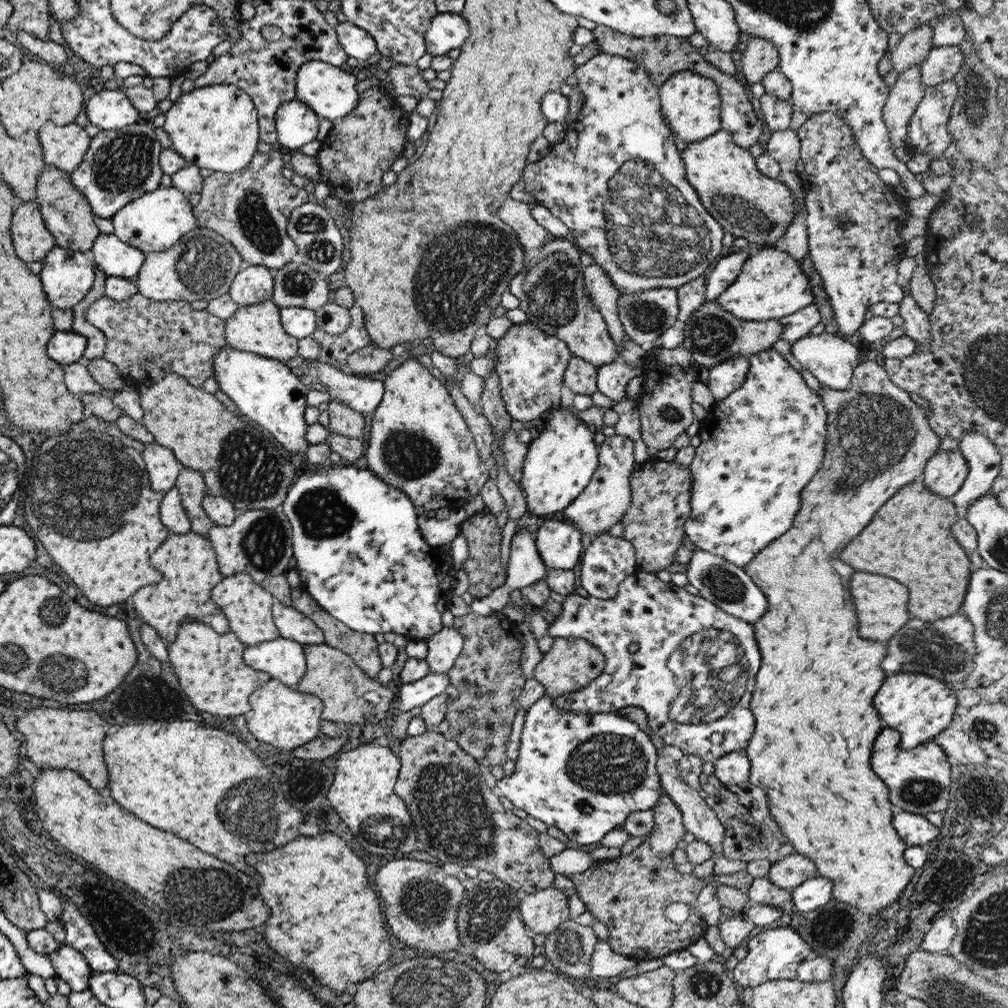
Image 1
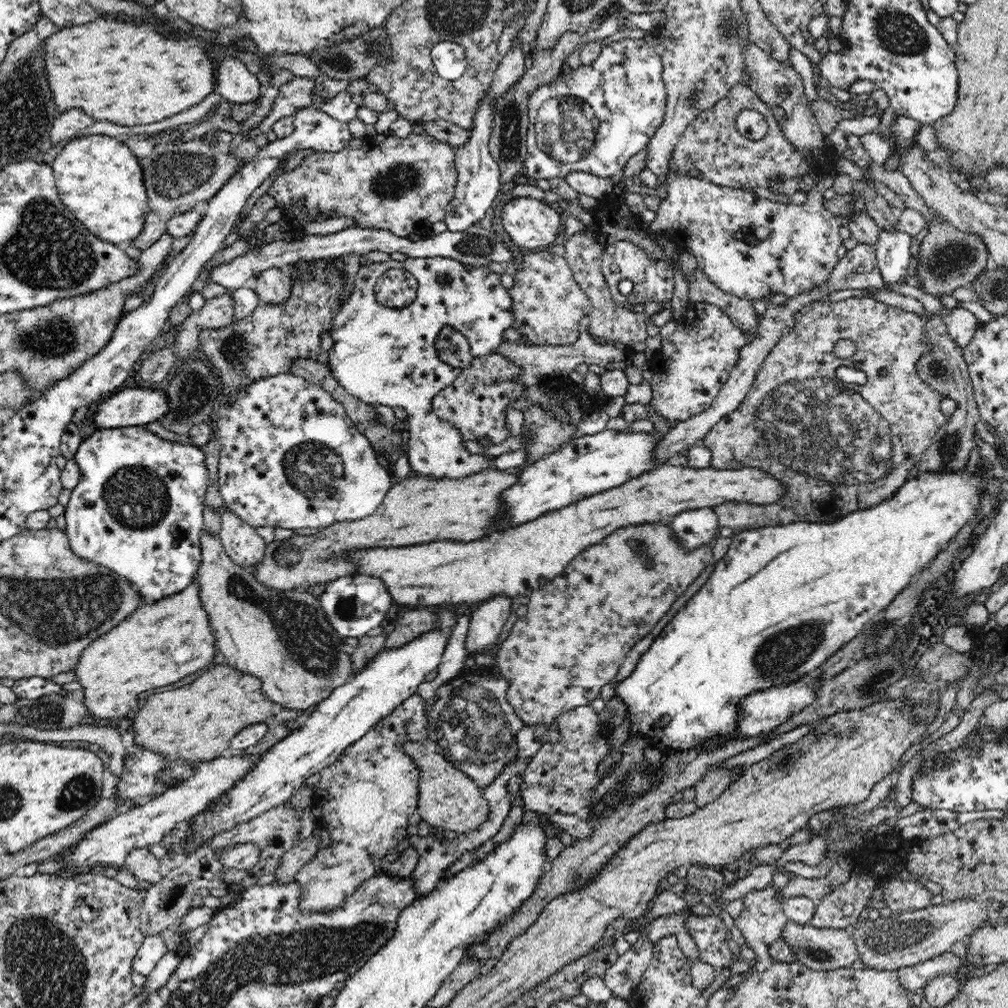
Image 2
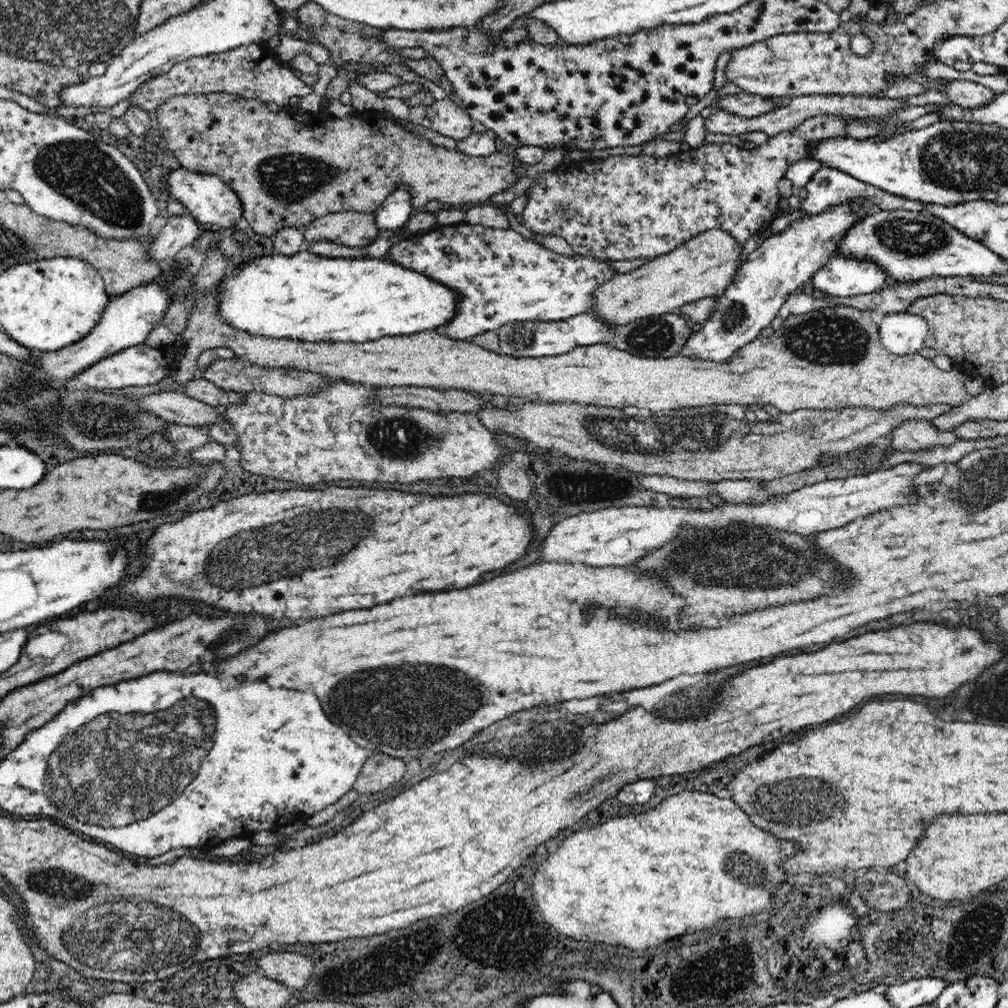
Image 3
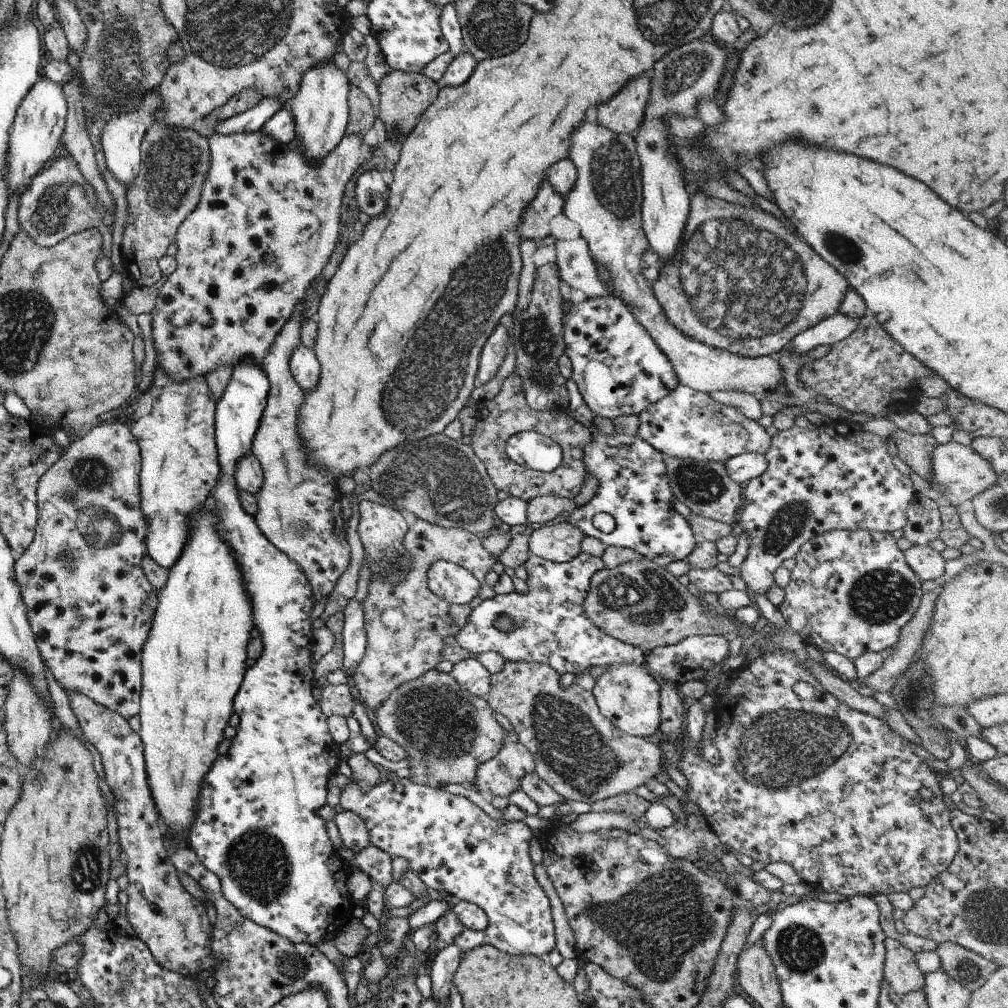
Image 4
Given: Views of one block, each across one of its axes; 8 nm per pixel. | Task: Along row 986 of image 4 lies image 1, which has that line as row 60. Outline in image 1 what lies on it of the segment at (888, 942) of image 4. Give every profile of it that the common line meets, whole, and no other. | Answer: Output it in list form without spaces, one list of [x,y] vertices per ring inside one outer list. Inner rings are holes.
[[[928,23],[902,35],[898,45],[891,51],[892,69],[899,74],[909,67],[919,66],[932,47],[932,28]]]

